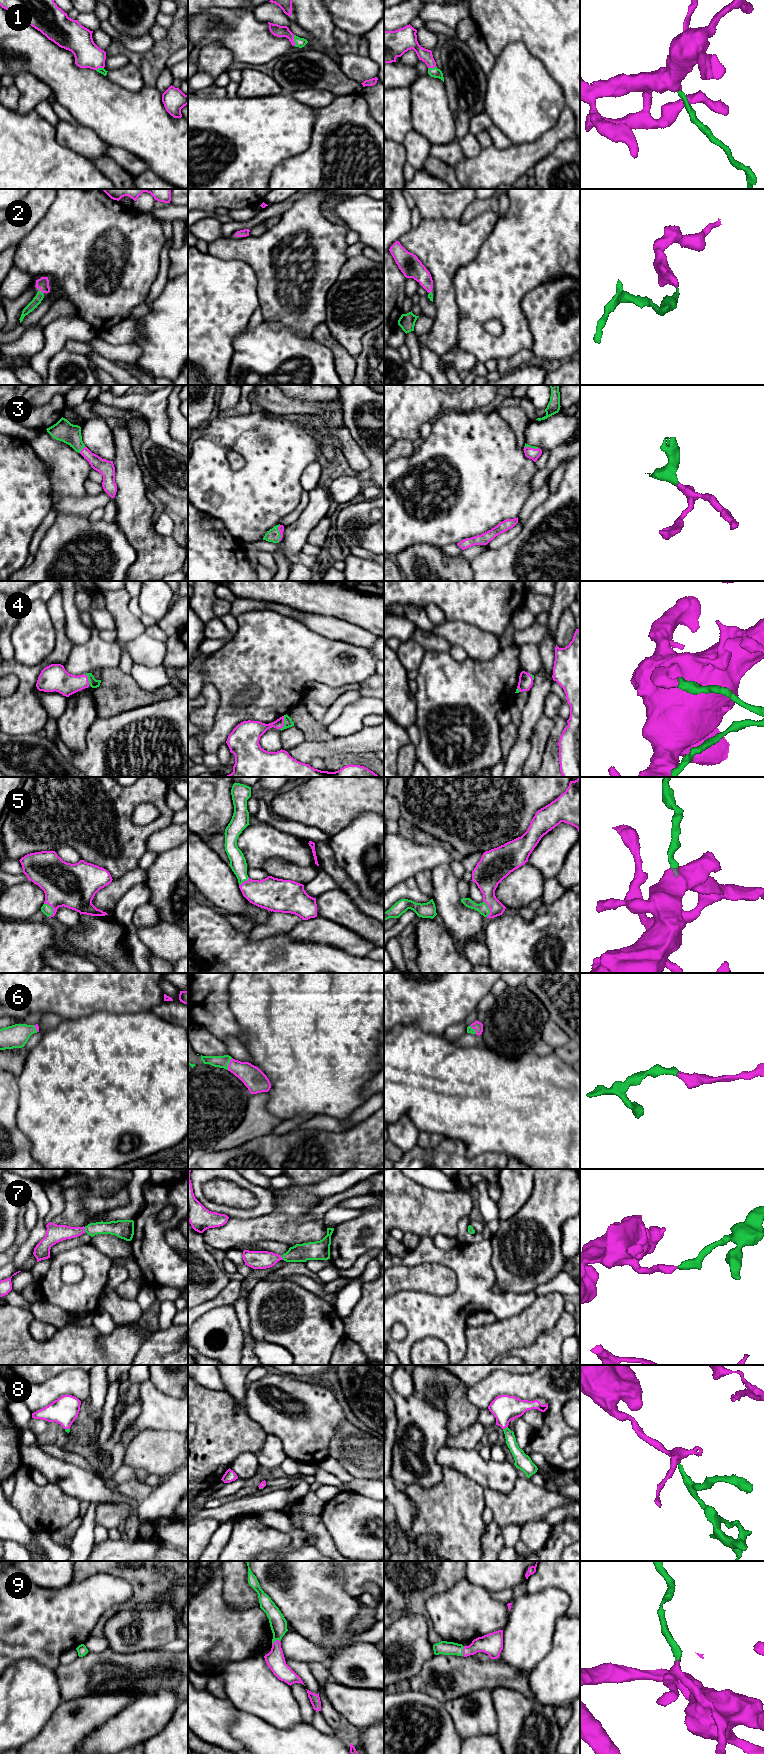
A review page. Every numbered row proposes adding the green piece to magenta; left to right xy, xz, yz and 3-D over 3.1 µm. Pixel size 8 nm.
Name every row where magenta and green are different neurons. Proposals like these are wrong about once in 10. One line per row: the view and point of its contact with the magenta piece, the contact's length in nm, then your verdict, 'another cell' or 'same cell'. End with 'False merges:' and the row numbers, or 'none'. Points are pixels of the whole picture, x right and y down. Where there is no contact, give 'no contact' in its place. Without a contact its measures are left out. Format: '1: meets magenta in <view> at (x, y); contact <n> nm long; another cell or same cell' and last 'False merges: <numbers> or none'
1: meets magenta in xz at (293, 40); contact 90 nm long; same cell
2: meets magenta in xy at (41, 291); contact 40 nm long; same cell
3: meets magenta in xy at (82, 449); contact 80 nm long; same cell
4: meets magenta in xz at (283, 723); contact 120 nm long; same cell
5: meets magenta in xy at (52, 907); contact 120 nm long; same cell
6: meets magenta in xz at (229, 1064); contact 100 nm long; same cell
7: meets magenta in xy at (84, 1229); contact 40 nm long; same cell
8: meets magenta in yz at (505, 1427); contact 50 nm long; same cell
9: meets magenta in yz at (463, 1651); contact 80 nm long; same cell
False merges: none

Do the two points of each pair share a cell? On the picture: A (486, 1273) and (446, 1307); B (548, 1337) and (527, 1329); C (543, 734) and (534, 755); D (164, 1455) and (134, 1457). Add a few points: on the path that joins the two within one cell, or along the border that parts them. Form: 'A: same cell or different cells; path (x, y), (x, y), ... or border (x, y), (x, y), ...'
A: same cell; path (481, 1283), (457, 1306)
B: different cells; border (558, 1319), (530, 1344), (520, 1347)
C: same cell; path (538, 739), (536, 750)
D: same cell; path (157, 1455), (141, 1455)

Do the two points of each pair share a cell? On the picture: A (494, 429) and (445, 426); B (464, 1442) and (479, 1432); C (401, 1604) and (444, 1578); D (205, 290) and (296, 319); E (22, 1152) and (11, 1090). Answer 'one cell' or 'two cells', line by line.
A: one cell
B: one cell
C: one cell
D: two cells
E: one cell

